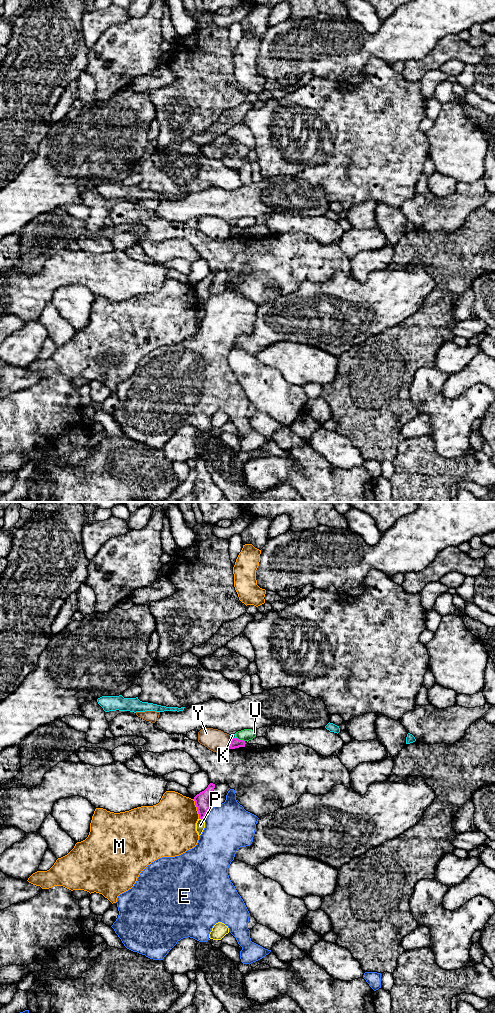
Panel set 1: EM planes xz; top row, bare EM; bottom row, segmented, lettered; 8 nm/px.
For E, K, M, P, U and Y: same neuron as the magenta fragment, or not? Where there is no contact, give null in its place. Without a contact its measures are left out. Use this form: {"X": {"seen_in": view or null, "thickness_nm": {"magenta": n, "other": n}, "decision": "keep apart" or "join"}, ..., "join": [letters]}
{"E": {"seen_in": "xz", "thickness_nm": {"magenta": 130, "other": 380}, "decision": "keep apart"}, "K": {"seen_in": "xz", "thickness_nm": {"magenta": 80, "other": 30}, "decision": "keep apart"}, "M": {"seen_in": "xz", "thickness_nm": {"magenta": 130, "other": 400}, "decision": "keep apart"}, "P": {"seen_in": "xz", "thickness_nm": {"magenta": 130, "other": 80}, "decision": "keep apart"}, "U": {"seen_in": "xz", "thickness_nm": {"magenta": 80, "other": 100}, "decision": "keep apart"}, "Y": {"seen_in": "xz", "thickness_nm": {"magenta": 80, "other": 180}, "decision": "keep apart"}, "join": []}

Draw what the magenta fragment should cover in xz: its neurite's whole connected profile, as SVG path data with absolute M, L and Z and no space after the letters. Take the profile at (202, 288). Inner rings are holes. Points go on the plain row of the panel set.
M210 271L204 279L200 280L194 285L195 293L199 302L199 307L201 308L204 308L205 302L212 295L211 284L213 282L214 276L215 272Z

